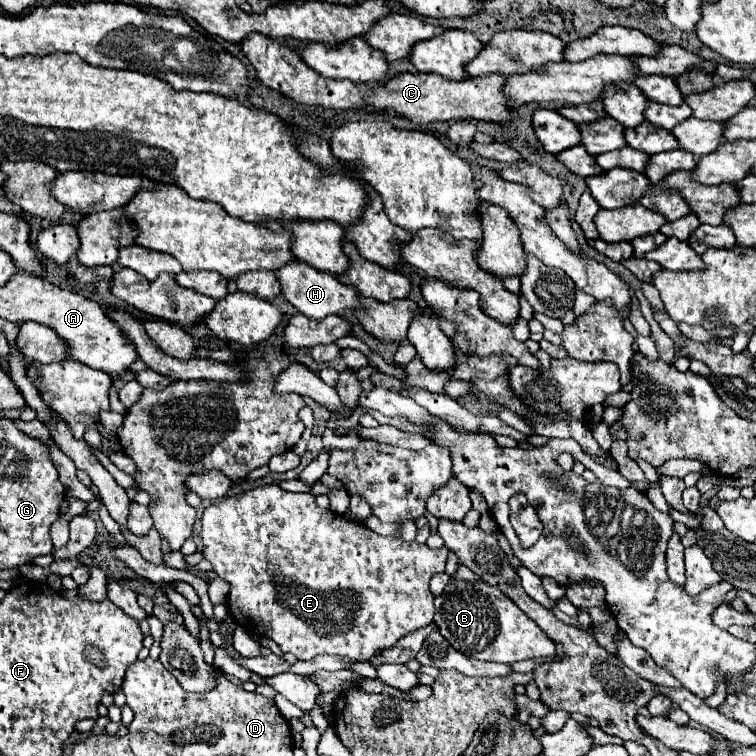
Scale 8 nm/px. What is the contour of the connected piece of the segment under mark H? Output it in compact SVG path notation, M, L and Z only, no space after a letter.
M292 261L292 265L284 265L276 271L278 281L282 285L282 295L306 317L310 319L324 319L326 315L344 315L346 311L354 311L360 307L358 293L350 285L338 281L332 273L320 273L304 261Z

